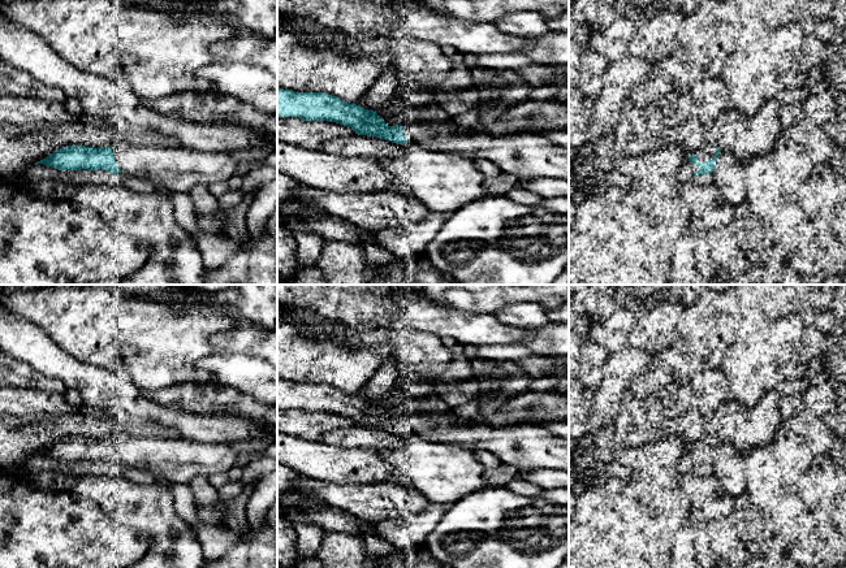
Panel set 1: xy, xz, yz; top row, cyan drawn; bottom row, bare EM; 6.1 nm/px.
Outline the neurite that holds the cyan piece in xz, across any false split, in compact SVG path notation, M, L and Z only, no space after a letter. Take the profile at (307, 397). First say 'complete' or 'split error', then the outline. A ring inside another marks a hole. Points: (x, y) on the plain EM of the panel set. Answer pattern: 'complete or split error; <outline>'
split error; M277 380L277 408L336 413L351 419L358 426L377 428L401 437L414 433L430 442L448 443L472 452L488 451L502 464L519 469L569 472L569 442L534 422L501 428L489 425L480 416L462 419L437 412L388 417L376 403L325 383L295 383L284 380Z

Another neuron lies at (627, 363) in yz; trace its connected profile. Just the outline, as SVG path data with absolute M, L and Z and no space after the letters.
M627 342L616 354L608 354L599 370L595 389L595 411L608 421L613 421L622 408L622 395L627 381L636 378L649 365L651 356L631 347Z

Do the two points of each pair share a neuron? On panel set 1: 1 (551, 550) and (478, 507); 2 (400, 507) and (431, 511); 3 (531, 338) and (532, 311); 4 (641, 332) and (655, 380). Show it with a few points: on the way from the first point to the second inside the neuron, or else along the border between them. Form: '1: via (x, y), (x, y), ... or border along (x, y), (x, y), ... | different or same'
1: via (532, 540), (510, 540), (496, 525) | same
2: border along (430, 502), (419, 512), (401, 516), (396, 520) | different
3: border along (549, 321), (536, 328), (514, 328), (501, 324) | different
4: border along (673, 335), (673, 339), (651, 358) | different

